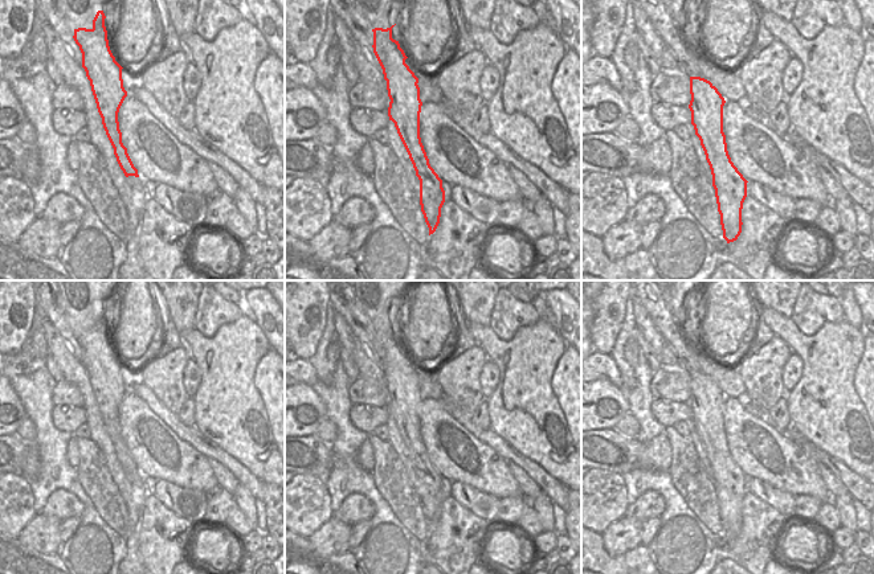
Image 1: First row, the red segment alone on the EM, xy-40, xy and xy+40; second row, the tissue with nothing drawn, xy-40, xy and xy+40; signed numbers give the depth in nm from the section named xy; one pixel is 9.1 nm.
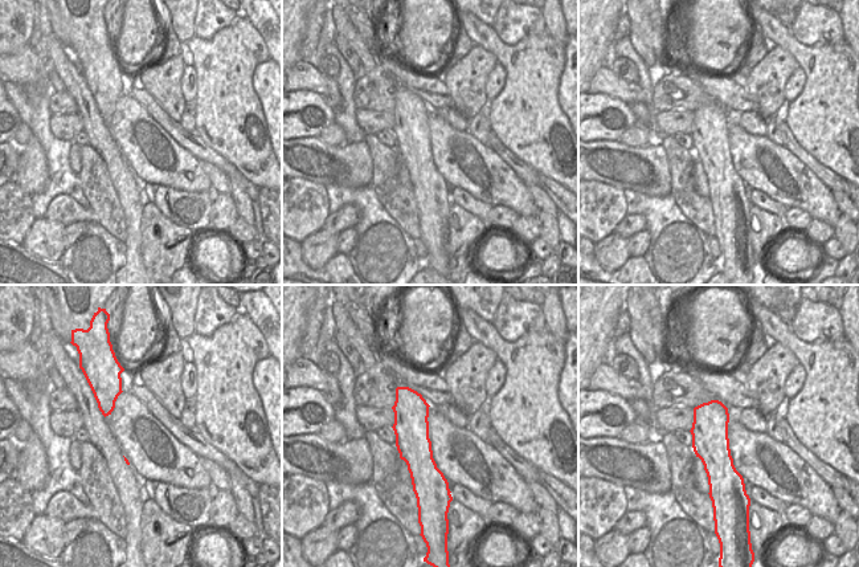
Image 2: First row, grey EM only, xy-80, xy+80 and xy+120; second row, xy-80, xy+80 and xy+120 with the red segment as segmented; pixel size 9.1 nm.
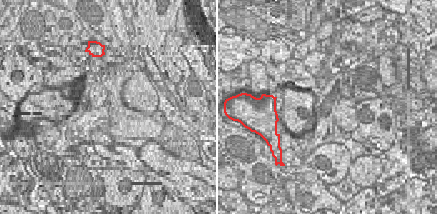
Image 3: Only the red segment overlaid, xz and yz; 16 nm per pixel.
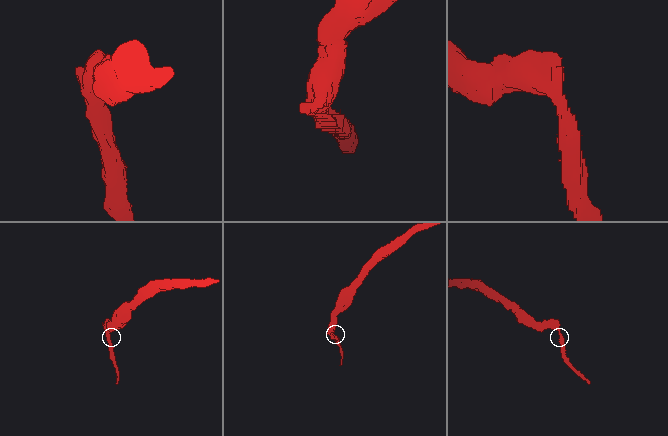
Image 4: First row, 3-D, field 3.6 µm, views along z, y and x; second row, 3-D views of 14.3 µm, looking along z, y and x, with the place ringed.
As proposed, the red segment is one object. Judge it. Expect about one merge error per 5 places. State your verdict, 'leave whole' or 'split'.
split

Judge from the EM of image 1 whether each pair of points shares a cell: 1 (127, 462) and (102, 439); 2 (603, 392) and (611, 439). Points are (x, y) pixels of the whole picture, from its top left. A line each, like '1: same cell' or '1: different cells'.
1: same cell
2: different cells

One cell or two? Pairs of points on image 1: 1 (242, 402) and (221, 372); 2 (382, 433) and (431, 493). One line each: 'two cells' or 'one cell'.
1: one cell
2: two cells

